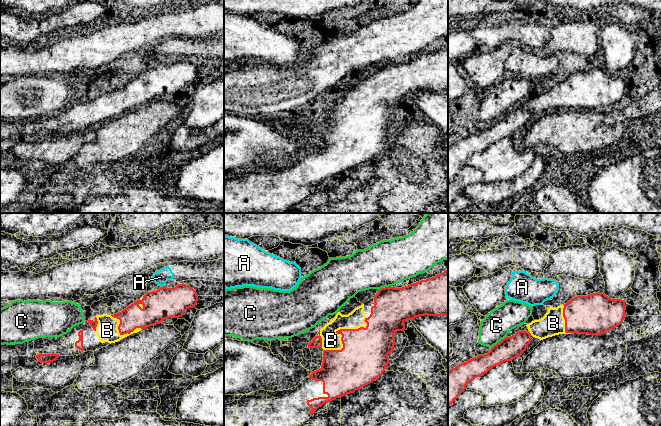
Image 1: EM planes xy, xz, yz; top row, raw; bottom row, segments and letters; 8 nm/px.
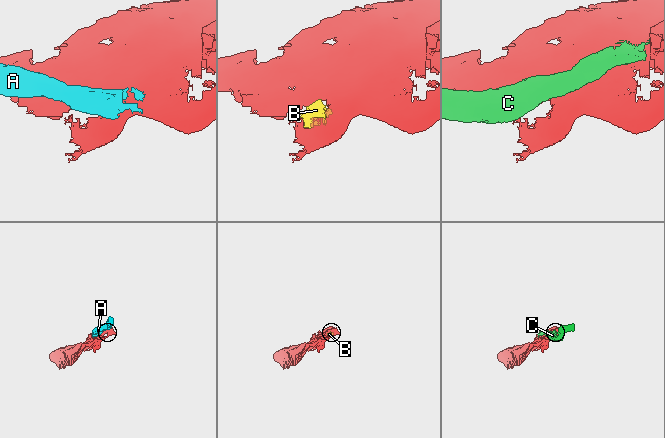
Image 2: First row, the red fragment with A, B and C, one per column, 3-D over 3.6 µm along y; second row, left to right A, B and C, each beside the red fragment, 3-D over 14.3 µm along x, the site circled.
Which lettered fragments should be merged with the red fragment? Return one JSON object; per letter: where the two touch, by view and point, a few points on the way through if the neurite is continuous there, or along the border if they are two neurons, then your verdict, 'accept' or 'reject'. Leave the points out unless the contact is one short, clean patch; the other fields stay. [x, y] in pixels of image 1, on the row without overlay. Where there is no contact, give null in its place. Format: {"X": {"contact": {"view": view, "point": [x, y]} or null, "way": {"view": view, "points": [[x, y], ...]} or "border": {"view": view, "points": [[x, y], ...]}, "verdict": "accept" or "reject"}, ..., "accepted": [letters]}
{"A": {"contact": {"view": "xy", "point": [163, 62]}, "verdict": "reject"}, "B": {"contact": {"view": "xz", "point": [337, 107]}, "verdict": "accept"}, "C": {"contact": {"view": "yz", "point": [499, 118]}, "verdict": "reject"}, "accepted": ["B"]}

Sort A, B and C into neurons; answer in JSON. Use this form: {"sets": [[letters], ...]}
{"sets": [["A"], ["B"], ["C"]]}

